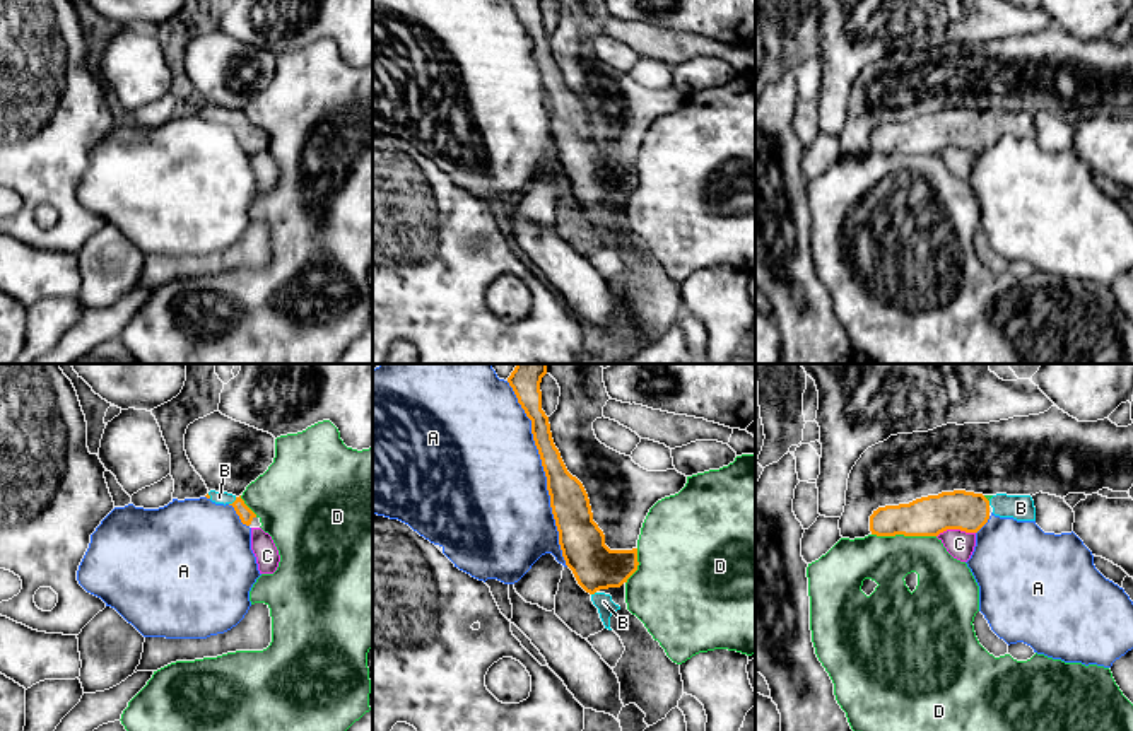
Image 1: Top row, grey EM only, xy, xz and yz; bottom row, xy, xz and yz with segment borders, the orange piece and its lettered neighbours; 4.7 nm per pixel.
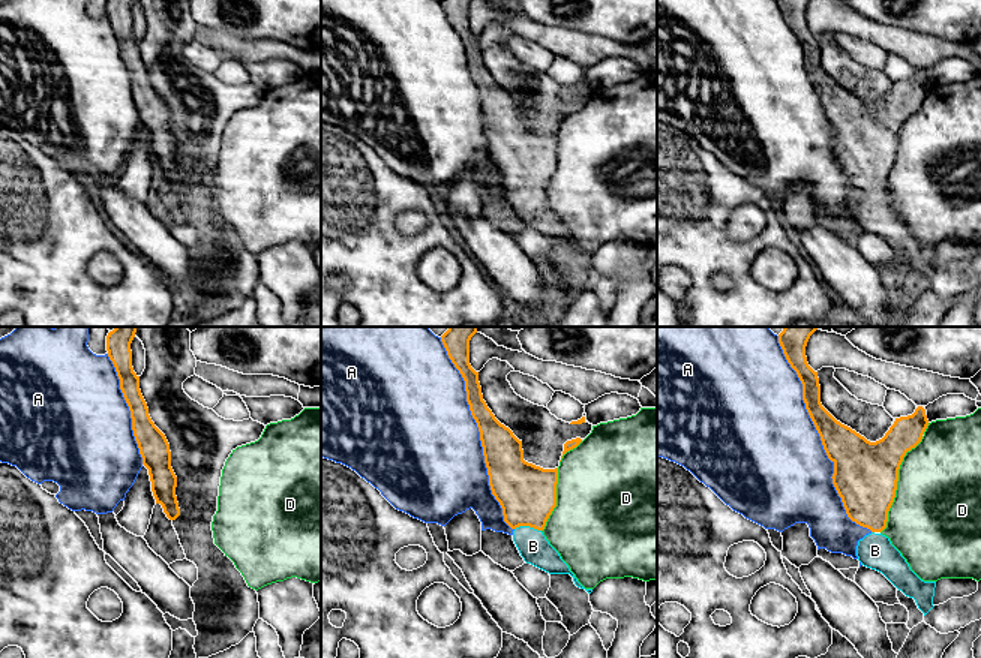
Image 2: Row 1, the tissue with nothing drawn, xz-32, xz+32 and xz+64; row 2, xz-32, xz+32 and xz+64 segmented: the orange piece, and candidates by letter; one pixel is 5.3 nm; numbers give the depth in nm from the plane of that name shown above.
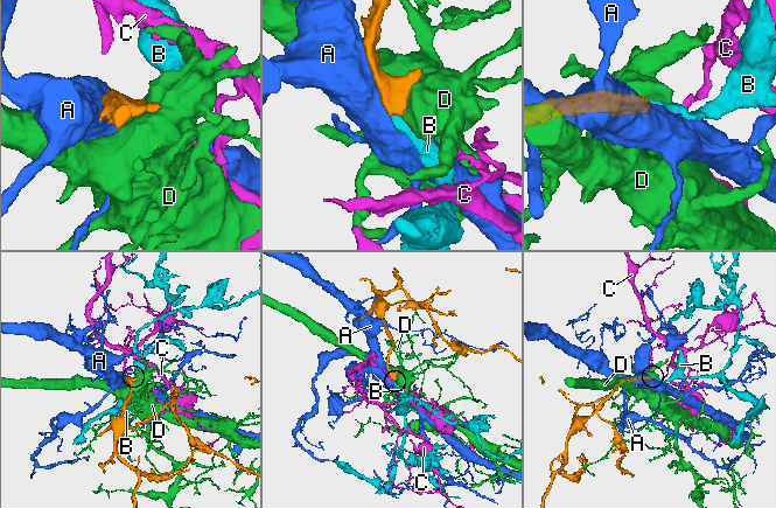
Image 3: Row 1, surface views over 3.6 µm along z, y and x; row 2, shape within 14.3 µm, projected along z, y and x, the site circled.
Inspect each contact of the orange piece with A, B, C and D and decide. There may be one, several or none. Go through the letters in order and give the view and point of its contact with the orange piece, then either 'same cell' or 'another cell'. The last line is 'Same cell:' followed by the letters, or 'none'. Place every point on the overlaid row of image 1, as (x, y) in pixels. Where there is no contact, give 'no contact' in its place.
A: xz (545, 473) | another cell
B: xy (234, 501) | same cell
C: yz (956, 528) | another cell
D: yz (904, 535) | another cell
Same cell: B

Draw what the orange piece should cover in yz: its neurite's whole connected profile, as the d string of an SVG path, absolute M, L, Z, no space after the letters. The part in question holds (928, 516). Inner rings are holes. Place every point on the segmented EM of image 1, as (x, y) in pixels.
M954 490L921 497L909 504L878 507L870 516L870 531L877 536L938 536L947 529L977 533L988 523L991 512L1017 521L1036 521L1036 507L1030 495L996 494L988 500L983 494Z

